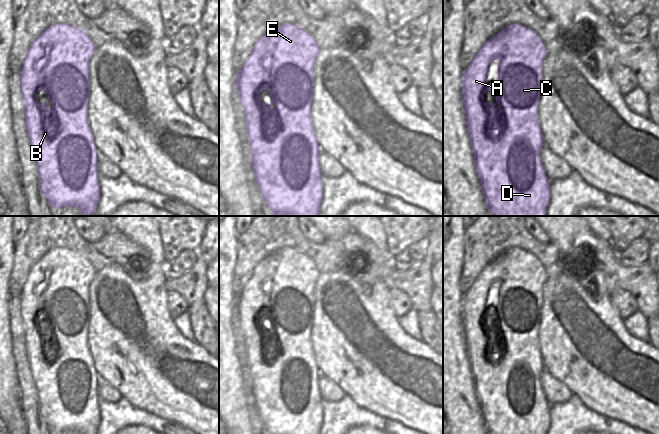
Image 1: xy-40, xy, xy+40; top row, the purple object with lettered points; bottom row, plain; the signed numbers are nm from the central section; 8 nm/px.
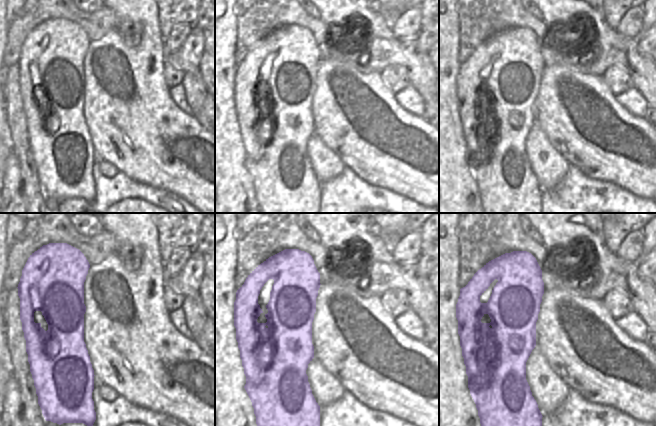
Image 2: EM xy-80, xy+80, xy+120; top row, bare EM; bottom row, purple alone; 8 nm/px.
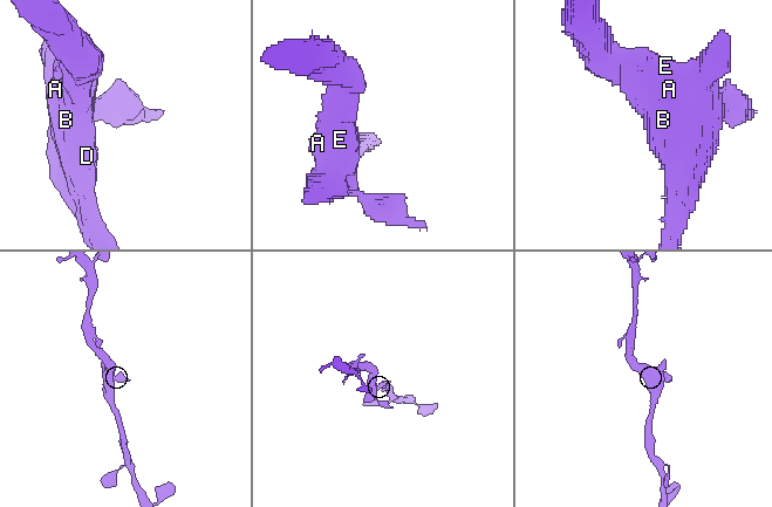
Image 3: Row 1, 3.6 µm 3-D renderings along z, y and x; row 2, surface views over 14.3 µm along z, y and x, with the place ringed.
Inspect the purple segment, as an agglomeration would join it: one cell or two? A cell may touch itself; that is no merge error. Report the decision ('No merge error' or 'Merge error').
No merge error

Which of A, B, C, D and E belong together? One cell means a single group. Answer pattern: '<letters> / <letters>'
A B C D E

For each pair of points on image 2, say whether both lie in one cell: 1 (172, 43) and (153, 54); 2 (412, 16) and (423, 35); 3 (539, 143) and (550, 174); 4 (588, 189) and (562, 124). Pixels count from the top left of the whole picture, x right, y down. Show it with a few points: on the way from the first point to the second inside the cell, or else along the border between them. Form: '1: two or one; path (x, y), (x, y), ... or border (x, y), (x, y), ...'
1: two; border (163, 39), (163, 45), (168, 52)
2: two; border (422, 27), (415, 38)
3: one; path (538, 151), (539, 158), (547, 166)
4: two; border (568, 164), (576, 166), (591, 178), (603, 180)

